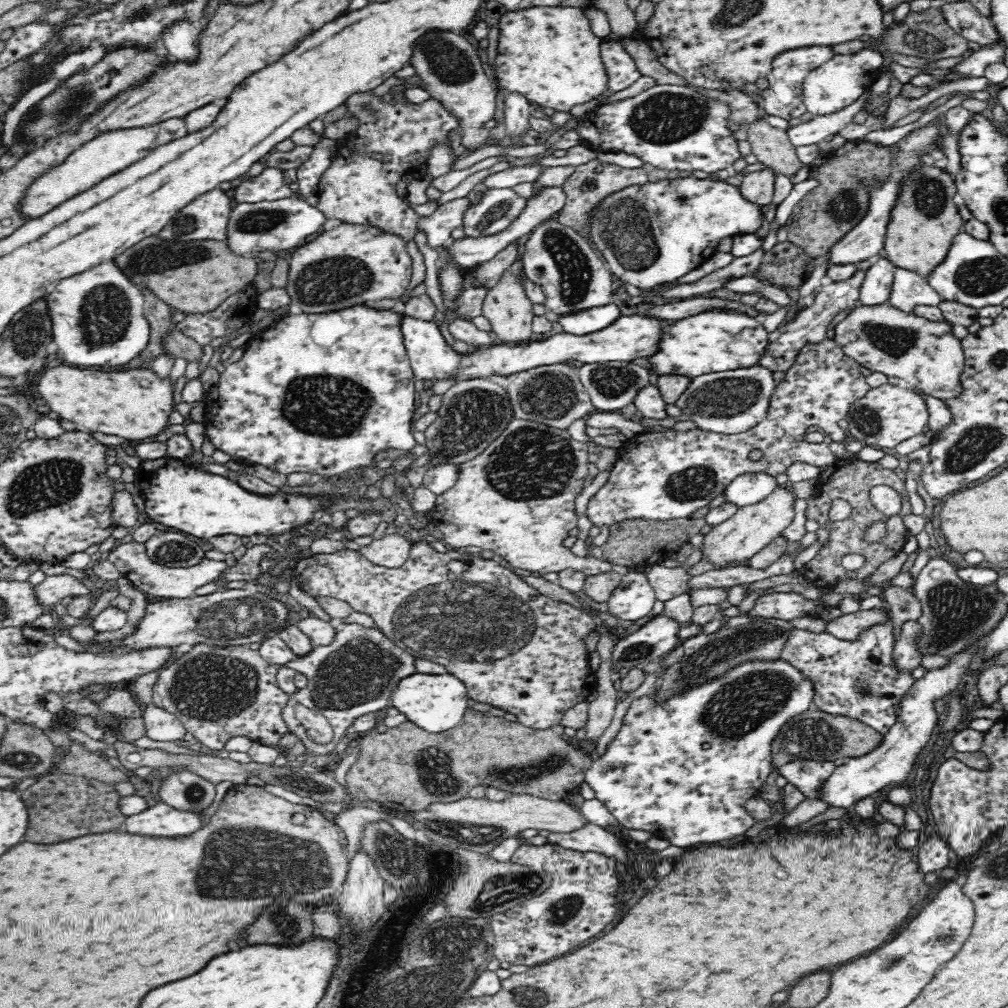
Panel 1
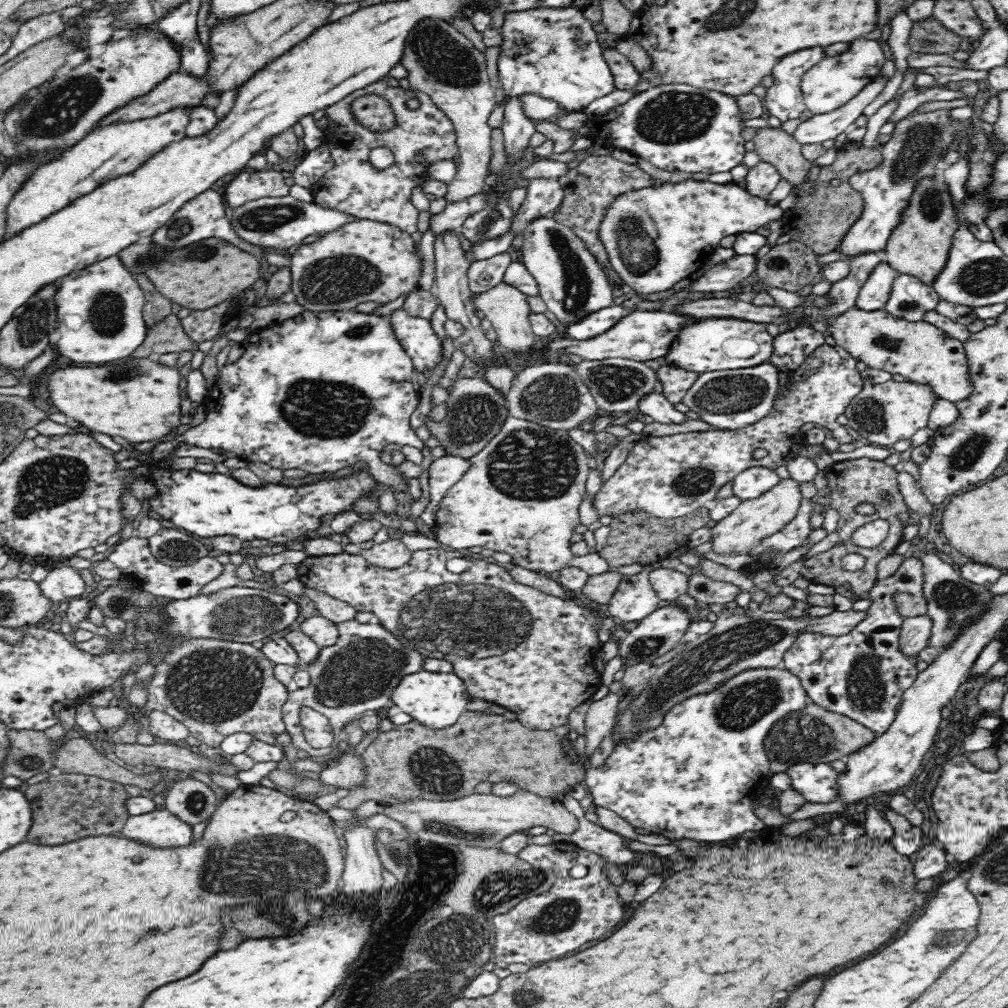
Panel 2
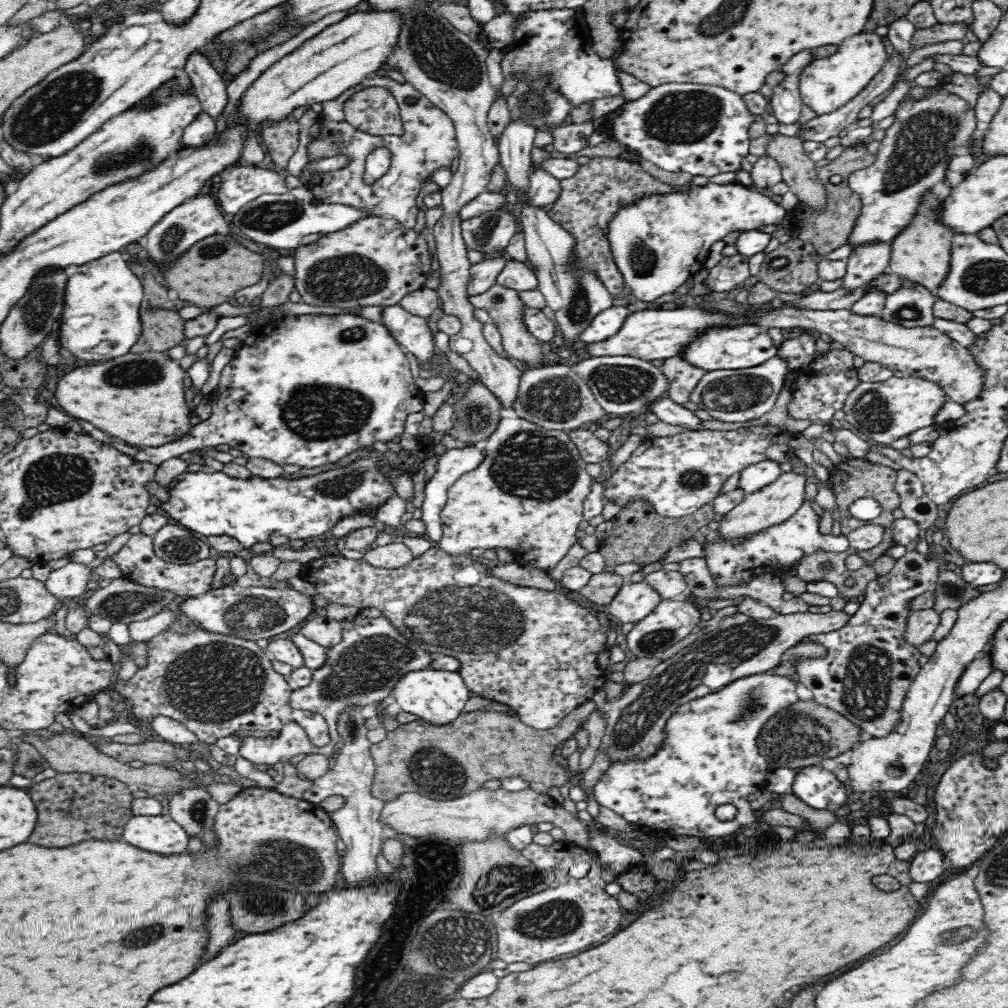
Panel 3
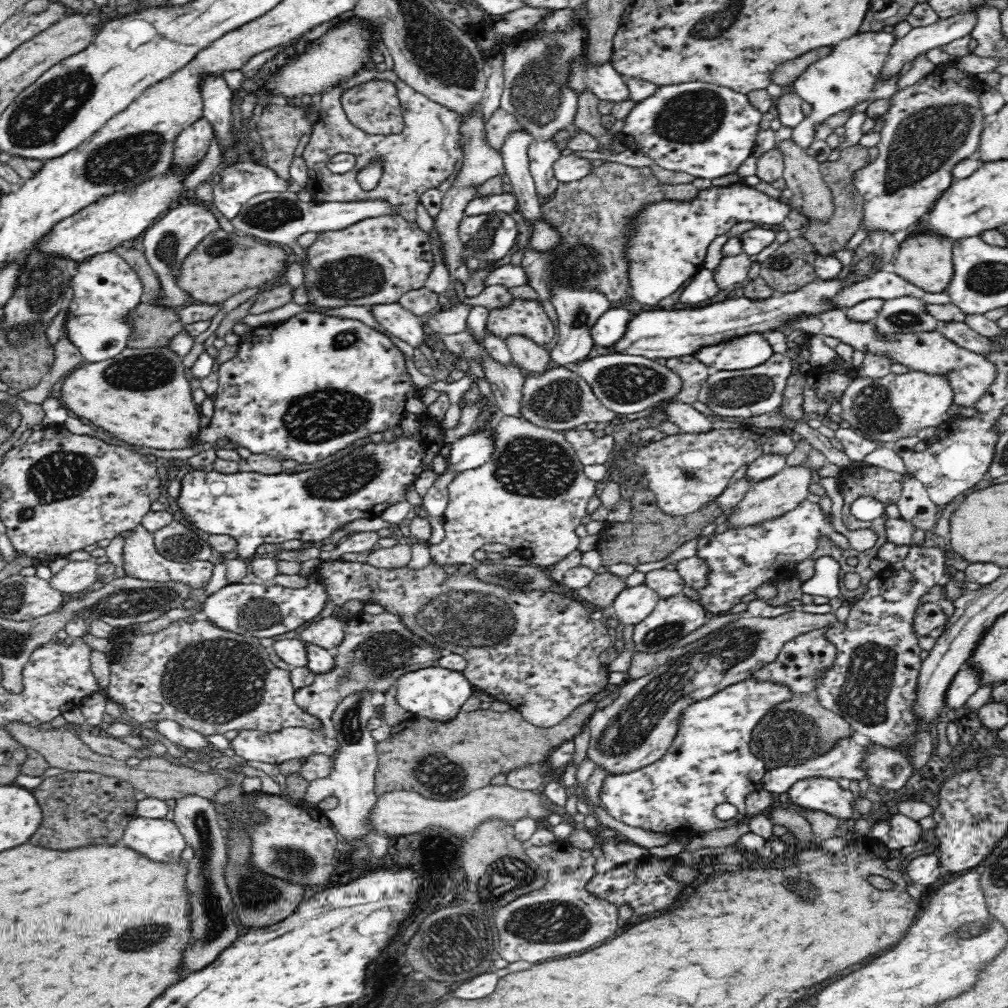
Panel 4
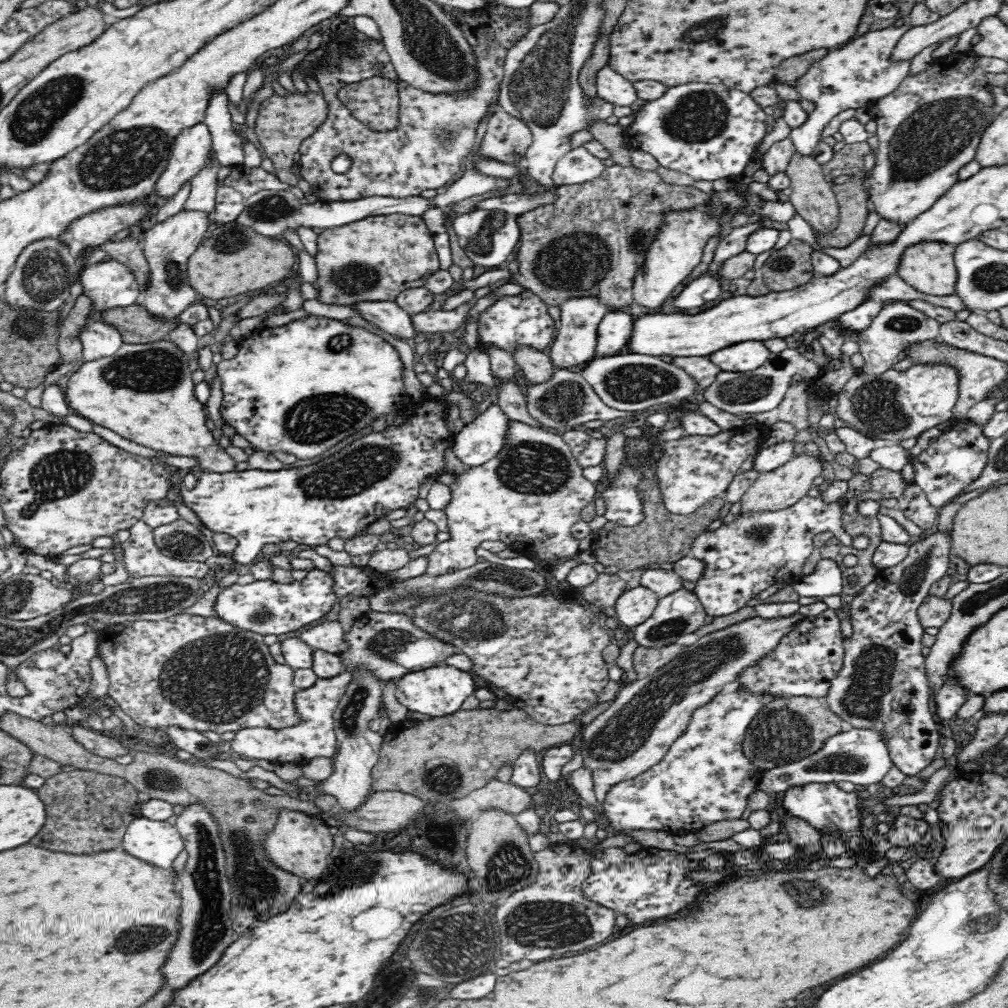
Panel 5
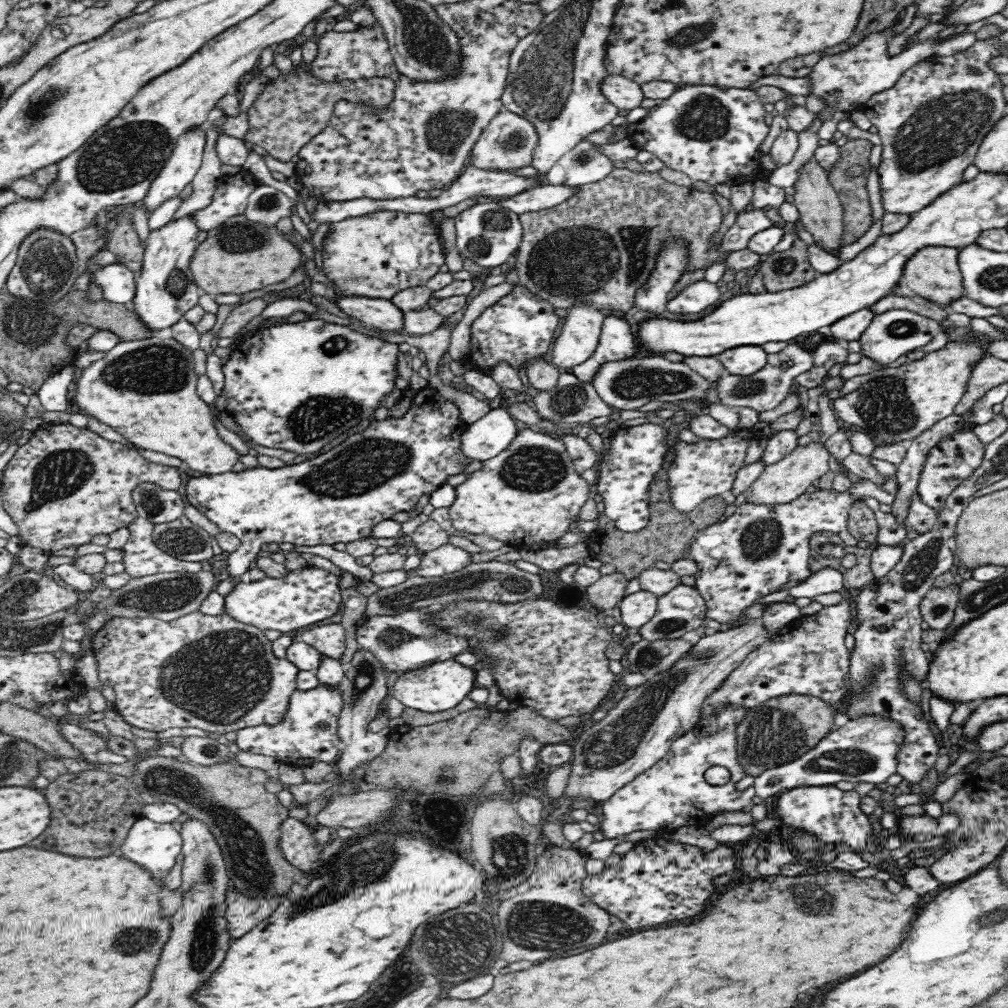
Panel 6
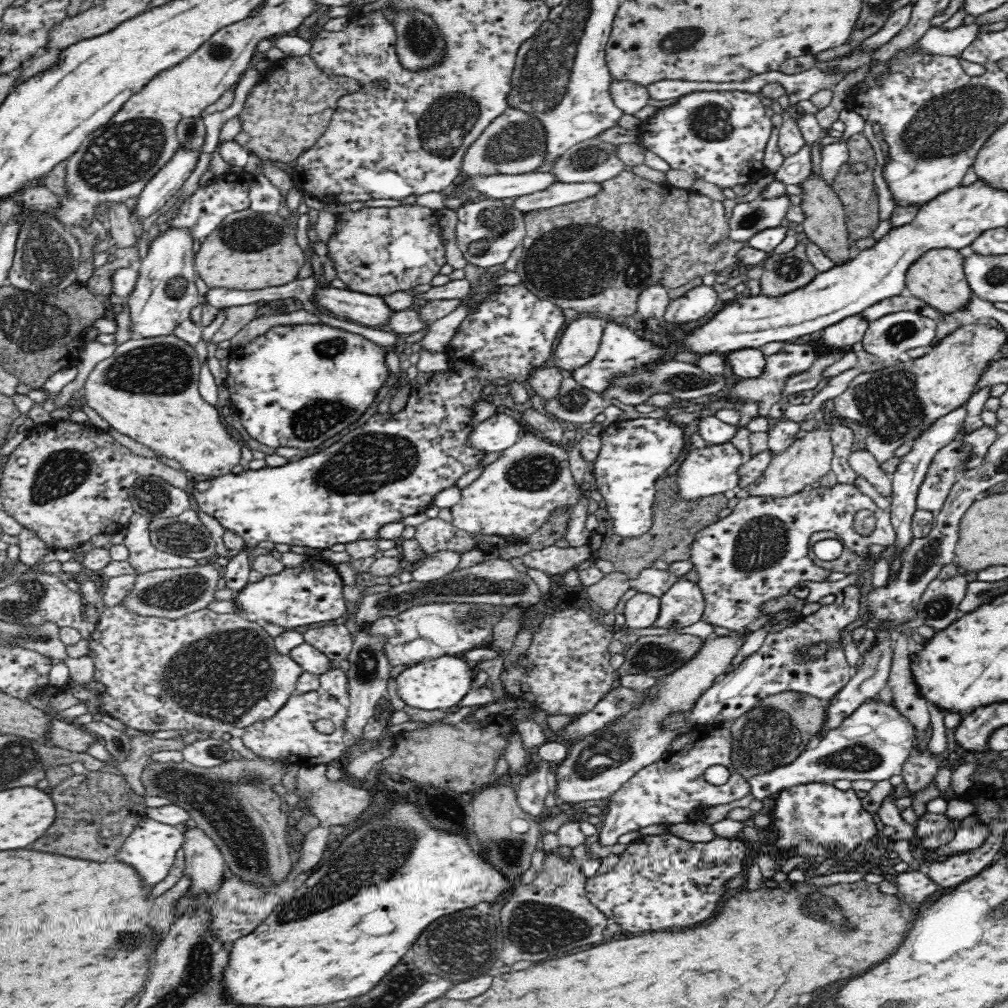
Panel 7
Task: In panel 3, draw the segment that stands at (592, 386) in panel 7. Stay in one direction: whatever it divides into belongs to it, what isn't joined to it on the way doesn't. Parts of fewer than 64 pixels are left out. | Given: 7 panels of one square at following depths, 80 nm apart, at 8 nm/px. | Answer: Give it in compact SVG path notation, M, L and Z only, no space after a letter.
M612 306L610 310L604 310L602 314L594 316L594 322L576 337L578 337L578 341L584 343L606 341L608 336L612 336L621 330L622 322L626 320L626 316L628 316L626 308Z

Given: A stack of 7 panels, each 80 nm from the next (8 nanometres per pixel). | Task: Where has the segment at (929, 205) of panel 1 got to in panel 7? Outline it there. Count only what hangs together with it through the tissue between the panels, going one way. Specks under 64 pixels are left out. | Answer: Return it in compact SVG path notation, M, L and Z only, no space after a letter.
M950 248L928 250L916 262L912 262L906 272L905 286L912 296L920 298L943 315L960 310L973 296L964 274L962 254Z

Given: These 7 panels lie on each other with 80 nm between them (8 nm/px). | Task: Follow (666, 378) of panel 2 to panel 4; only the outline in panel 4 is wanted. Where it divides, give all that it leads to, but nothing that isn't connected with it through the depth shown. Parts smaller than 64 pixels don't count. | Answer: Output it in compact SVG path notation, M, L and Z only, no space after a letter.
M692 355L667 359L665 366L680 377L680 388L678 388L680 392L674 394L672 400L688 404L696 402L698 390L706 382L712 370L702 365L702 362Z

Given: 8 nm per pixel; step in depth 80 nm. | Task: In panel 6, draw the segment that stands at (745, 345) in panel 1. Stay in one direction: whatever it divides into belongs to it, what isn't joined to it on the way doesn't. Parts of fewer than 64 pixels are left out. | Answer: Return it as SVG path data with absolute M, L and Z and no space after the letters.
M738 346L717 355L717 360L730 374L754 374L767 364L769 355L760 346Z

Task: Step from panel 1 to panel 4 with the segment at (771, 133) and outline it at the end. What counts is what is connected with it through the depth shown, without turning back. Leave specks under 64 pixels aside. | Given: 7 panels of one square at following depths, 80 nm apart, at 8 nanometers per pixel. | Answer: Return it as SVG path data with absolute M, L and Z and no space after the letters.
M791 138L776 140L774 149L778 149L782 153L782 161L784 161L782 177L786 181L787 188L793 192L789 202L792 207L795 207L806 217L809 216L809 218L815 218L816 220L830 218L830 214L834 212L834 203L832 203L830 189L822 178L820 169L822 164L810 156L804 148L798 146Z

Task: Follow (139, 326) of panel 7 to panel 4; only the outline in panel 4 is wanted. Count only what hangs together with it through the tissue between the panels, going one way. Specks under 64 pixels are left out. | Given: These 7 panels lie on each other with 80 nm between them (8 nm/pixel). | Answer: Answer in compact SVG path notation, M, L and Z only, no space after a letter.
M191 199L174 206L168 213L158 220L158 222L150 225L146 229L138 245L145 254L146 260L152 267L152 270L158 275L160 283L162 283L162 291L168 302L168 307L186 306L191 302L189 295L178 288L176 278L178 277L178 268L184 258L192 252L193 248L208 234L220 229L220 223L214 213L200 202Z

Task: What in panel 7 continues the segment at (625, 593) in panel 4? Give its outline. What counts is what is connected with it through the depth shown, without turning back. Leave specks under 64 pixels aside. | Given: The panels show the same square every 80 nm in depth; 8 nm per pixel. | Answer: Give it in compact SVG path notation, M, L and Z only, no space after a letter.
M637 593L624 604L625 624L631 629L648 628L660 610L660 599L653 594Z

